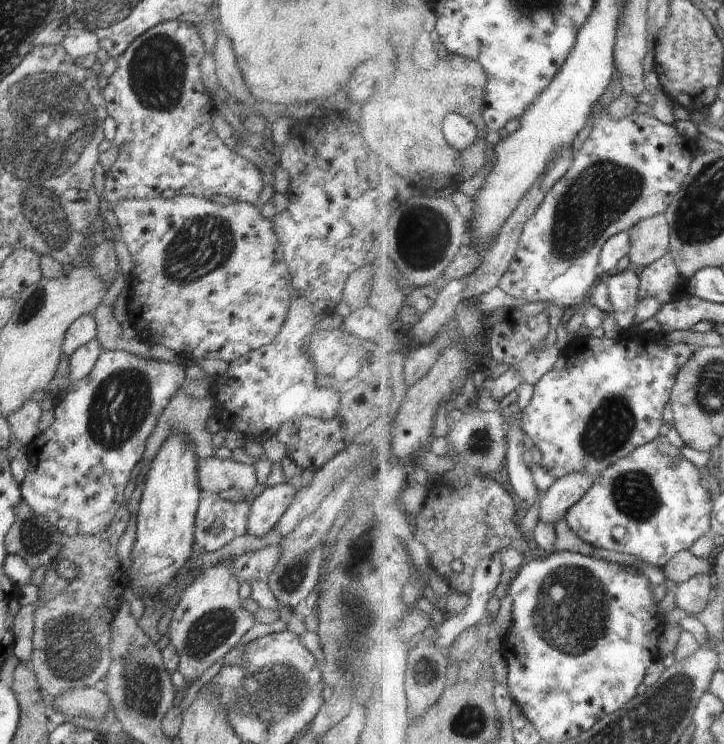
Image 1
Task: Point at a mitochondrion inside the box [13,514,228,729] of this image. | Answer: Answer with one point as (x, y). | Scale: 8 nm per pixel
(73, 646)

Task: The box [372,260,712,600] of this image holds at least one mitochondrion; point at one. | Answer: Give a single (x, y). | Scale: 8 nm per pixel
(612, 423)

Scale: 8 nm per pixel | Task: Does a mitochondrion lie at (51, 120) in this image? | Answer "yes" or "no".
yes

